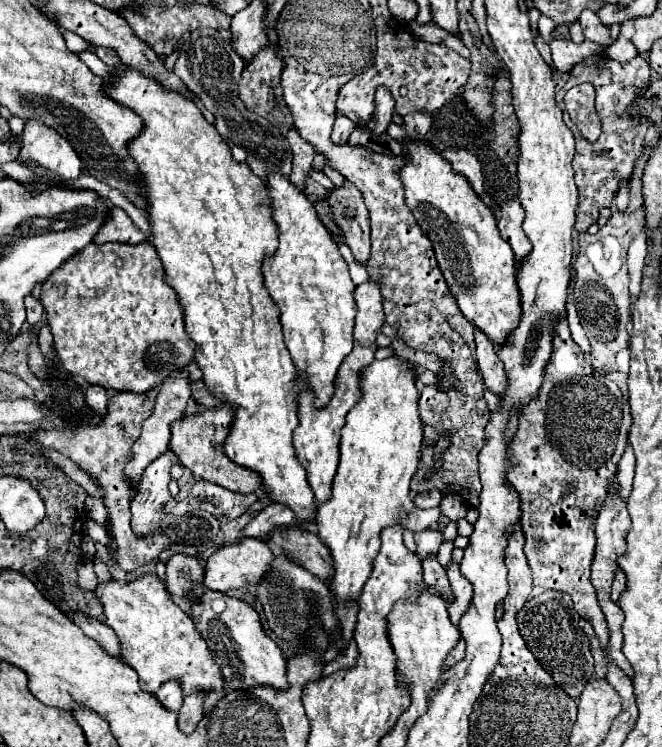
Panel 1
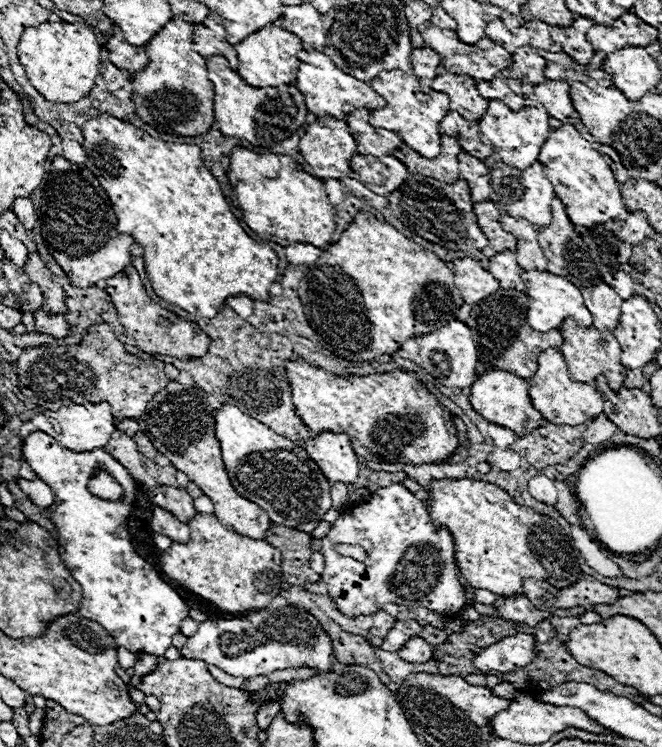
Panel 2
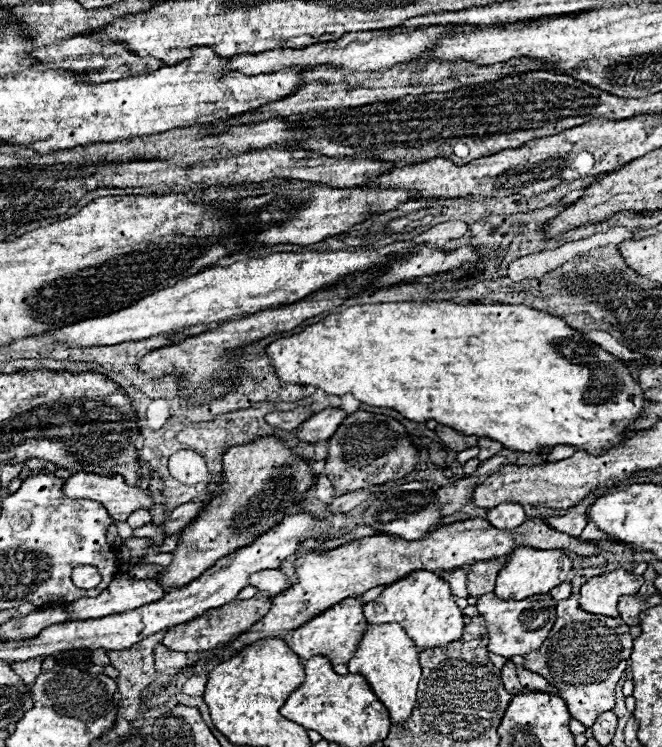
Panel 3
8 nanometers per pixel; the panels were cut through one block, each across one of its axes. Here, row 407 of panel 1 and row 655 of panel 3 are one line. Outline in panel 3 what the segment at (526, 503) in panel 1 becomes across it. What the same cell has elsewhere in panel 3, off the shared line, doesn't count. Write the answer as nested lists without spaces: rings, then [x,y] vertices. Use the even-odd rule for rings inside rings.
[[[566,598],[556,606],[556,624],[548,640],[544,640],[540,650],[526,656],[526,668],[544,676],[560,690],[560,696],[568,702],[572,718],[580,720],[584,726],[592,726],[602,712],[614,708],[614,688],[626,670],[630,652],[632,638],[628,634],[628,624],[620,618],[584,612],[576,598]]]

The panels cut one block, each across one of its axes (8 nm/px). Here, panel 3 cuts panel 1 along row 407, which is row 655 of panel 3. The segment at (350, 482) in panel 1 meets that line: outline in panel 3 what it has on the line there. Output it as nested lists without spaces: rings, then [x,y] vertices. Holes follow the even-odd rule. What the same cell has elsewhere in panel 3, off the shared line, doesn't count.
[[[398,624],[372,626],[364,632],[358,650],[348,662],[350,674],[362,674],[378,700],[388,708],[390,720],[394,724],[406,722],[412,716],[412,708],[416,704],[416,688],[421,678],[422,668],[418,662],[418,650],[414,642],[406,636],[404,628]]]

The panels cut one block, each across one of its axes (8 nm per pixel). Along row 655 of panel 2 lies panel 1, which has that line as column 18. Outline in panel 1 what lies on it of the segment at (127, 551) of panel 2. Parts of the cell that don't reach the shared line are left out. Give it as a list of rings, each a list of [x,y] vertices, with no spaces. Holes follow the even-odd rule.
[[[26,120],[26,126],[24,126],[24,132],[20,134],[20,154],[18,154],[18,162],[20,164],[26,164],[26,162],[34,162],[46,170],[52,170],[54,174],[58,174],[60,178],[64,180],[76,180],[80,176],[80,158],[78,154],[74,152],[74,148],[68,144],[66,138],[62,138],[56,130],[52,130],[50,126],[46,126],[44,122],[40,120]]]

